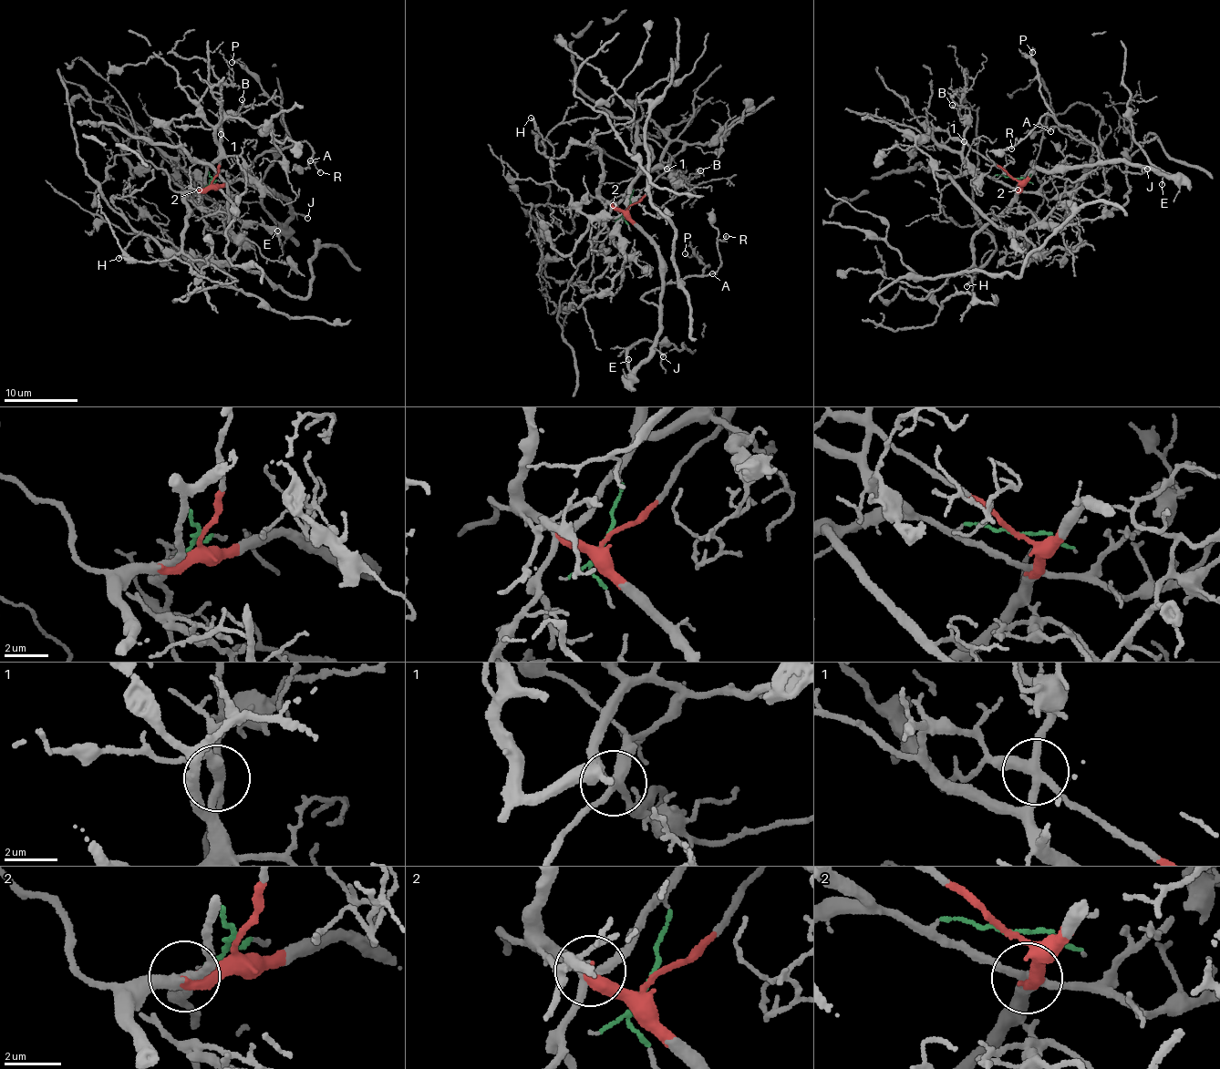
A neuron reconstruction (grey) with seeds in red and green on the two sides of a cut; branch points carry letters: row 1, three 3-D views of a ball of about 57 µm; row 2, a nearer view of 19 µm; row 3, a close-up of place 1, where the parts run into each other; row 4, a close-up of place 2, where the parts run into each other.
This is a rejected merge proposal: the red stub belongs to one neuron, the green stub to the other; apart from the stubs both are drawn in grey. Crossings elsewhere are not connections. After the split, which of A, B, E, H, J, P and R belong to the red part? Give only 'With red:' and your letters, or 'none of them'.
With red: A, E, H, J, P, R

